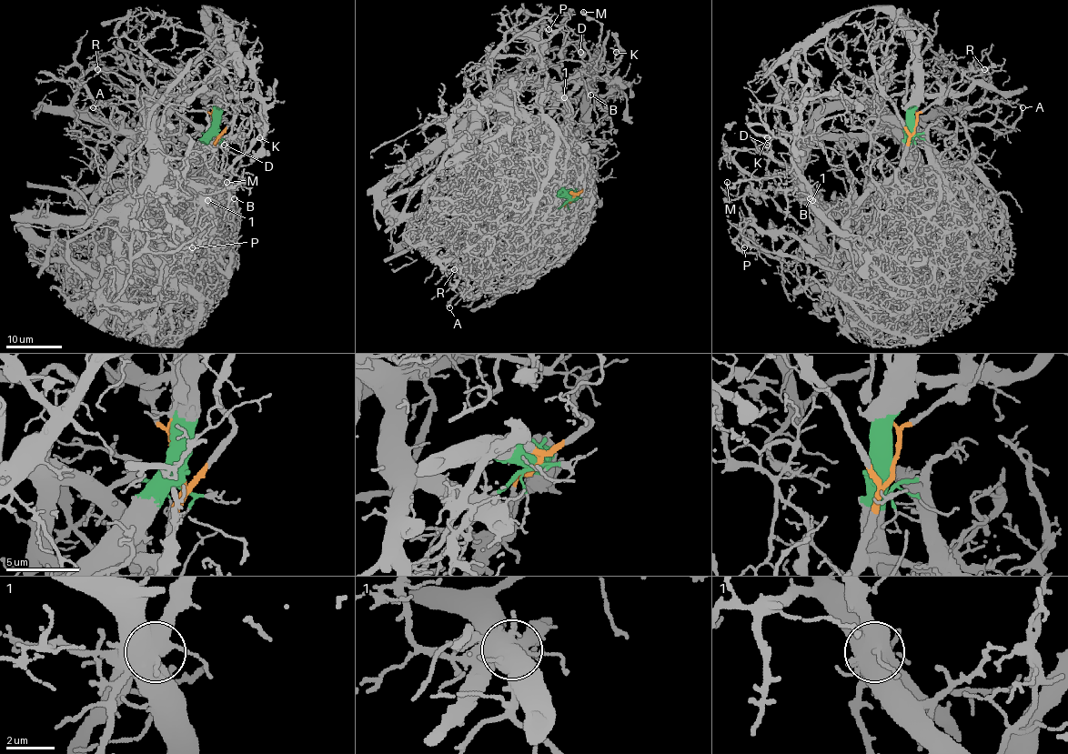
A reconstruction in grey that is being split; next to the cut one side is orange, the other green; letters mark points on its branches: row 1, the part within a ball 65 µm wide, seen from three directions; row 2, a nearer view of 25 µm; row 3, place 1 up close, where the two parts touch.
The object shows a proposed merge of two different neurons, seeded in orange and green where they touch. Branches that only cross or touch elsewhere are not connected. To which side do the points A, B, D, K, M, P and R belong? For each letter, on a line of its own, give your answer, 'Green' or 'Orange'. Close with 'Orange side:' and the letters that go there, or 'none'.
A: Green
B: Green
D: Orange
K: Orange
M: Orange
P: Orange
R: Green
Orange side: D, K, M, P

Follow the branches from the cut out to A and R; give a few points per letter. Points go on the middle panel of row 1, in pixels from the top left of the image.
A: (571, 198), (546, 211), (493, 158), (469, 196), (490, 234), (490, 281), (465, 286), (449, 307)
R: (571, 198), (546, 211), (522, 193), (522, 180), (493, 158), (428, 226), (457, 255), (454, 270)

